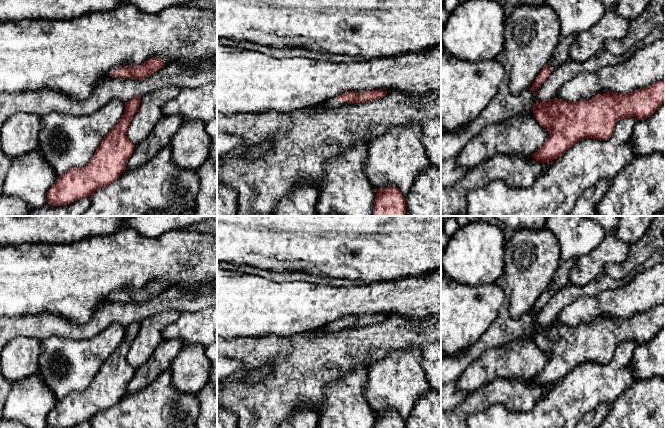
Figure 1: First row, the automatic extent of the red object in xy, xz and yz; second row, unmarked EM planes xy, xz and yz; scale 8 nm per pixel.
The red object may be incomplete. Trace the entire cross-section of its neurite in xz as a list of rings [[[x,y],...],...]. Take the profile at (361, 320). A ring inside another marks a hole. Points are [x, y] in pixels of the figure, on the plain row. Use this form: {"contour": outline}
{"contour": [[[377,313],[372,315],[347,316],[329,325],[330,330],[341,330],[350,327],[370,326],[385,321],[386,314]]]}

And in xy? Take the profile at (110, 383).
{"contour": [[[140,320],[125,327],[122,342],[102,364],[85,391],[71,392],[57,401],[47,416],[48,428],[70,428],[90,421],[98,412],[119,402],[127,393],[127,386],[135,373],[126,356],[140,327]]]}

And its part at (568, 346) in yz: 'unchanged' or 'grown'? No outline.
unchanged

